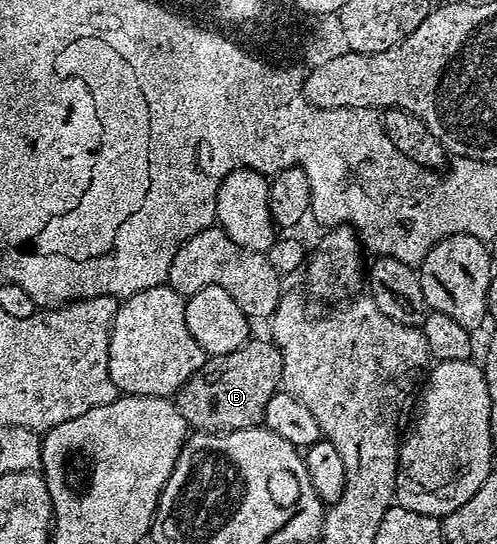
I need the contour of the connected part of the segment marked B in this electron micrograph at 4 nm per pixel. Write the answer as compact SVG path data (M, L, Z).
M249 340L244 343L242 348L238 348L234 352L226 352L225 354L213 354L204 362L196 371L189 373L186 377L182 388L174 395L174 401L178 412L182 412L182 420L188 422L189 427L196 432L207 432L210 434L222 434L230 430L248 430L252 426L260 426L264 420L264 413L266 412L266 404L270 404L270 396L274 396L277 390L281 389L280 377L282 376L282 360L280 359L280 350L276 347L276 343L271 340L265 342L255 342Z

